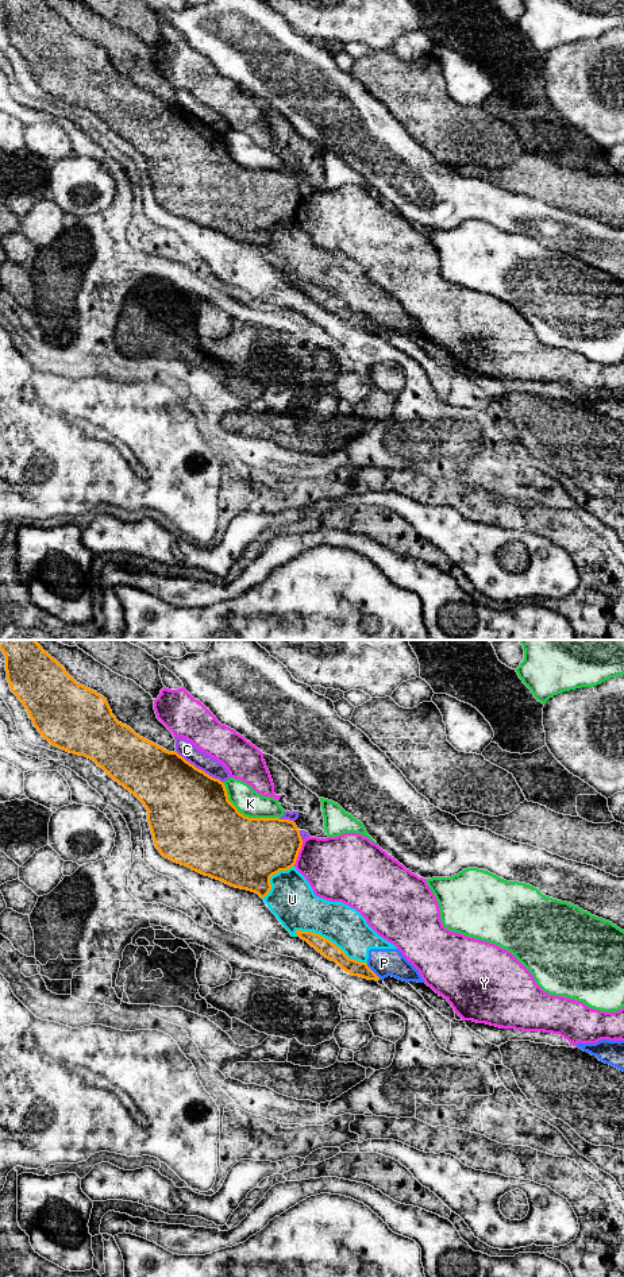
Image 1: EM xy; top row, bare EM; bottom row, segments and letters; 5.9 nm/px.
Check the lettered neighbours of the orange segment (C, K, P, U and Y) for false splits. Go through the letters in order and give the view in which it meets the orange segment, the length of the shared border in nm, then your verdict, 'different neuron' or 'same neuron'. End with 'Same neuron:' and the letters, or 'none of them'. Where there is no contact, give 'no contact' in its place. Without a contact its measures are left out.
C: contact in xy; length 340 nm; different neuron
K: contact in xy; length 400 nm; different neuron
P: contact in xy; length 130 nm; different neuron
U: contact in xy; length 480 nm; different neuron
Y: contact in xy; length 160 nm; different neuron
Same neuron: none of them

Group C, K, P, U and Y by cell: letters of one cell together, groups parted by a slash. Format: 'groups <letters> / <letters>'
groups C / K / P U / Y

